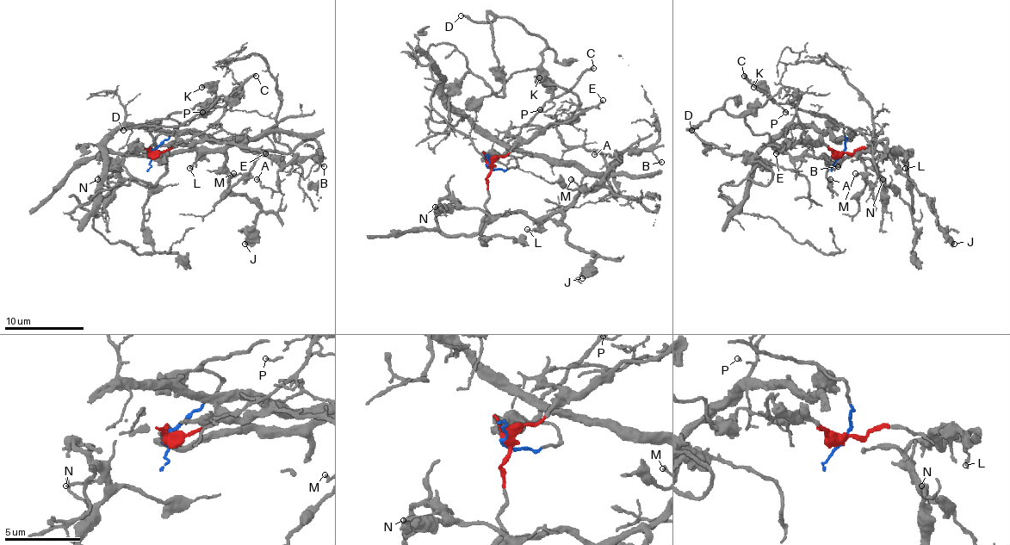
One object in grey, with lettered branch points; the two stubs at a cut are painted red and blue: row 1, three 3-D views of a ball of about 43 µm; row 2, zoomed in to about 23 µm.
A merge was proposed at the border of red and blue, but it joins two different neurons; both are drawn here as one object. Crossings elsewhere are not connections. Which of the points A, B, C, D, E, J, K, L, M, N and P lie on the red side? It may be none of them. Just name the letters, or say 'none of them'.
A, B, E, J, L, M, N

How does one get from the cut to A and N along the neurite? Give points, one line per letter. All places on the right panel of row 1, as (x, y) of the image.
A: (841, 154), (863, 149), (882, 151), (890, 158), (895, 151), (875, 143), (829, 169), (831, 190), (831, 178)
N: (841, 154), (875, 149), (896, 157), (911, 152), (902, 151), (881, 154), (875, 160), (876, 172), (882, 178)

